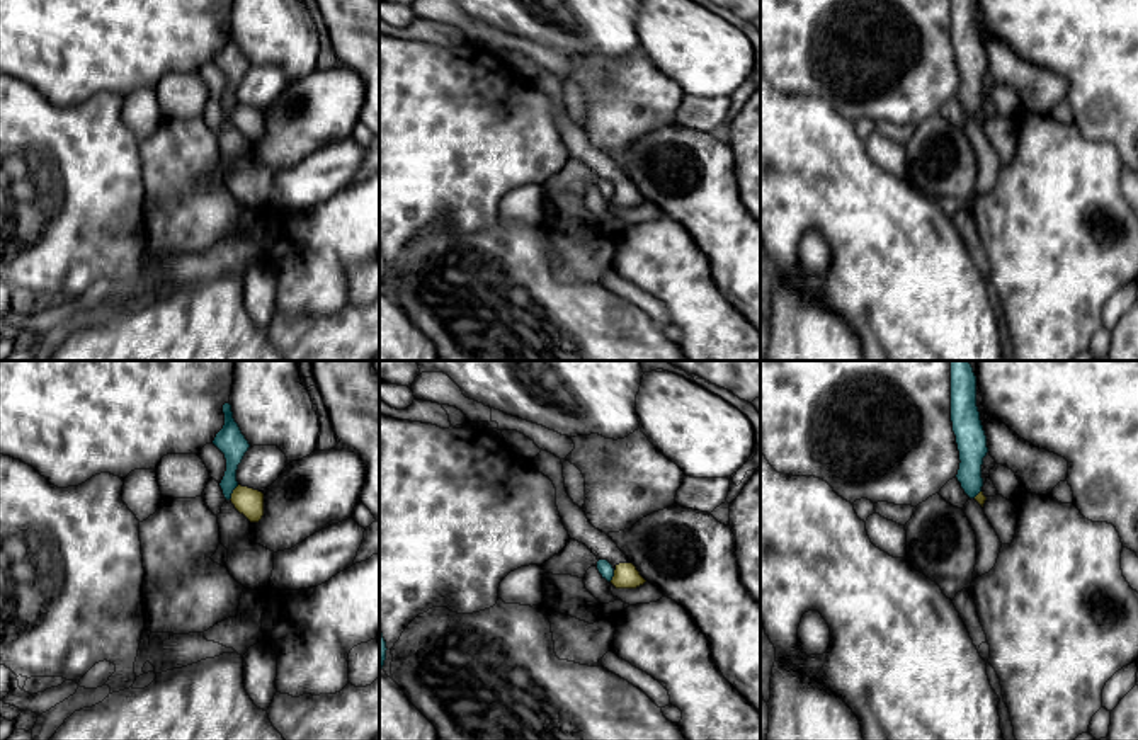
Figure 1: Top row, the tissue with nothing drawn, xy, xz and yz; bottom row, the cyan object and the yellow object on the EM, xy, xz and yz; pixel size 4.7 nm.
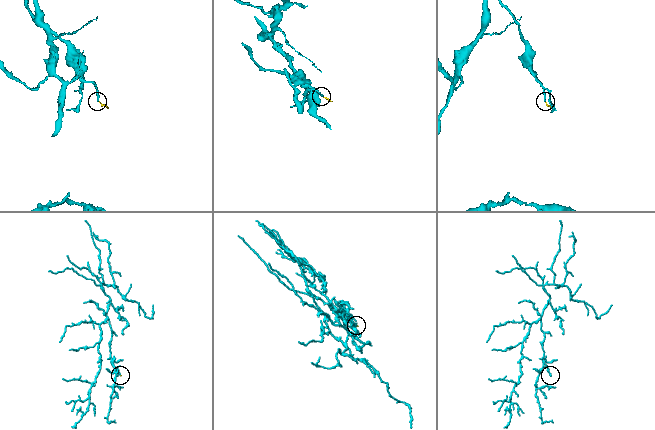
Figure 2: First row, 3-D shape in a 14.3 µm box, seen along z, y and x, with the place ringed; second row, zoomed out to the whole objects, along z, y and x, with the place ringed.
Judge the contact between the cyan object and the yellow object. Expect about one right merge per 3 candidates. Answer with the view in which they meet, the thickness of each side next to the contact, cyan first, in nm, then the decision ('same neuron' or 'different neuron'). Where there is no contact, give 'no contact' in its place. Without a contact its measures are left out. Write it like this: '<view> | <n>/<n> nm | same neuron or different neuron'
xy | 140/130 nm | different neuron

